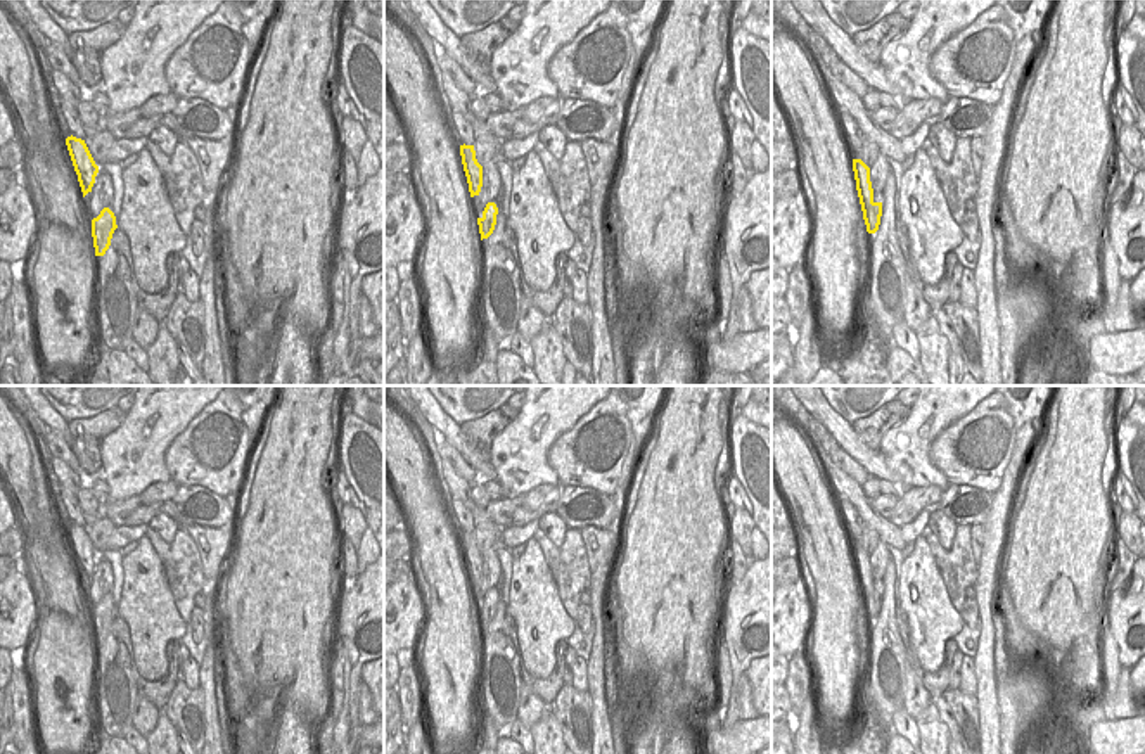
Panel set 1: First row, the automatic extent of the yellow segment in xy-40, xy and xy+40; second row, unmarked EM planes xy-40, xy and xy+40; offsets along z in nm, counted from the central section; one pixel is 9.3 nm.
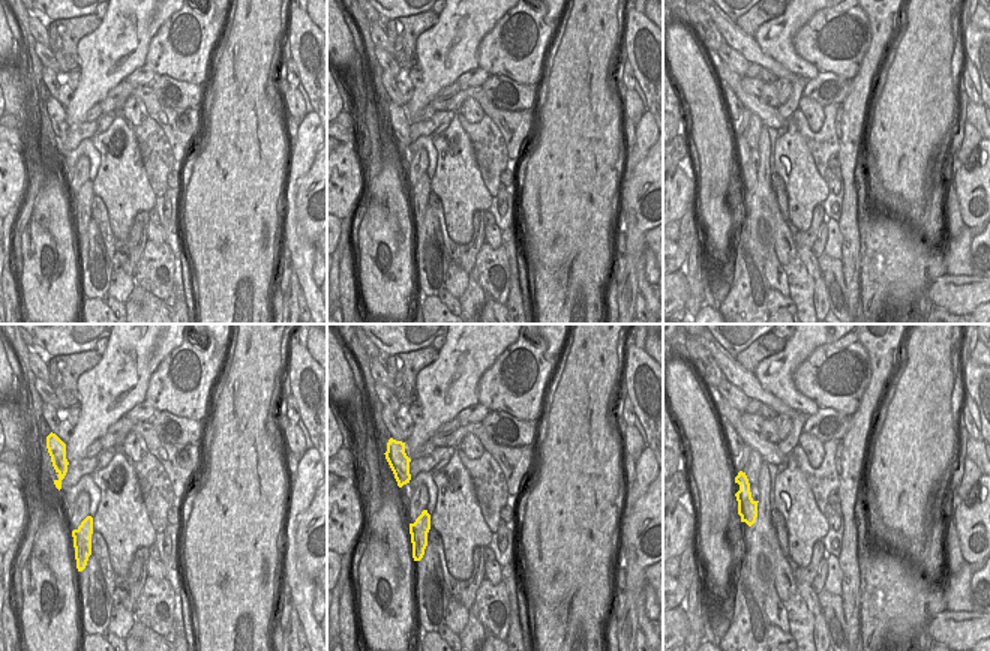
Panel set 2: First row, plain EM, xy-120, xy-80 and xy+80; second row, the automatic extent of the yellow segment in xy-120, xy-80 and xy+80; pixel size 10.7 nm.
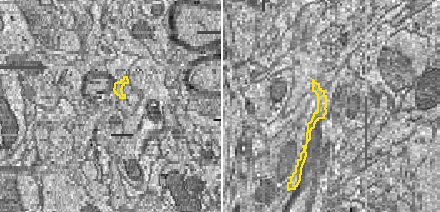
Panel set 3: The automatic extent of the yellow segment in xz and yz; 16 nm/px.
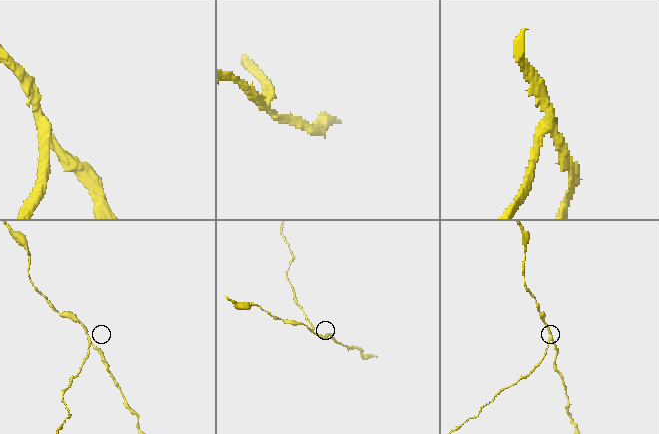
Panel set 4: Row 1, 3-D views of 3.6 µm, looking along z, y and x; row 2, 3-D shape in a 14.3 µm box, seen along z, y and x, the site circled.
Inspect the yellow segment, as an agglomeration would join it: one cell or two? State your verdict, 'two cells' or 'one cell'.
two cells

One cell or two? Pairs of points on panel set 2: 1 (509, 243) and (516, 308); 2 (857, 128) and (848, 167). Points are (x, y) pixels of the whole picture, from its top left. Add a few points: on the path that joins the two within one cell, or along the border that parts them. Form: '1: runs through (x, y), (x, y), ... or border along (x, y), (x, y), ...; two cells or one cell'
1: runs through (512, 260), (515, 291); one cell
2: runs through (851, 137), (848, 158); one cell

